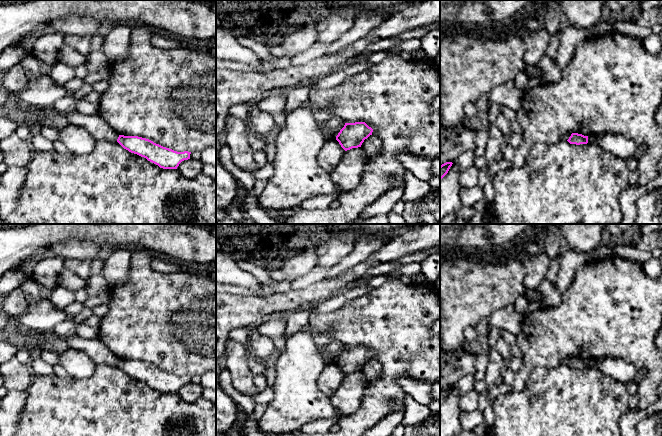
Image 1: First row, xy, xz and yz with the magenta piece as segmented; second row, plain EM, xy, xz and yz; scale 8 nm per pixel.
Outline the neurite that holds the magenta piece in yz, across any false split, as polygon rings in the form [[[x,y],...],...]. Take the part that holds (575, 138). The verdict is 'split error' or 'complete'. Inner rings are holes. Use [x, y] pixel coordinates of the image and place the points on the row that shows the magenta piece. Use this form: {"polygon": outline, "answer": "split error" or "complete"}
{"polygon": [[[572,133],[569,139],[567,140],[570,144],[587,144],[588,143],[588,136],[584,136],[578,133]]], "answer": "complete"}

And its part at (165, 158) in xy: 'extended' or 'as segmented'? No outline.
as segmented

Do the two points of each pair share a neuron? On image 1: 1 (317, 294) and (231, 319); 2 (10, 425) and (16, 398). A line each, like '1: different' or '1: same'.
1: same
2: same

